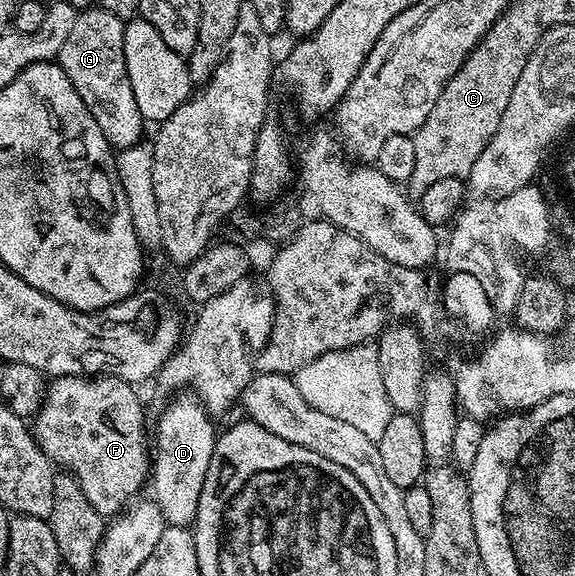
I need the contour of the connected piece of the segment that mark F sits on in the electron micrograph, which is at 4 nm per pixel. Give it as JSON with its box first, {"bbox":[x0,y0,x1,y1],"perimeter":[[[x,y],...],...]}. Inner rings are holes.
{"bbox":[32,375,152,515],"perimeter":[[[101,375],[55,377],[47,384],[44,403],[40,407],[40,411],[35,413],[32,418],[32,432],[34,438],[38,446],[44,451],[46,458],[57,466],[59,470],[72,474],[80,483],[80,491],[84,491],[84,496],[87,497],[88,503],[92,503],[92,507],[96,507],[96,511],[100,511],[103,515],[121,514],[123,510],[135,500],[133,497],[137,495],[138,488],[140,488],[145,481],[147,484],[148,474],[152,469],[152,453],[151,450],[146,450],[146,413],[142,410],[142,401],[138,398],[138,393],[134,389],[137,388],[135,388],[131,382],[121,381],[119,377],[103,377]]]}

